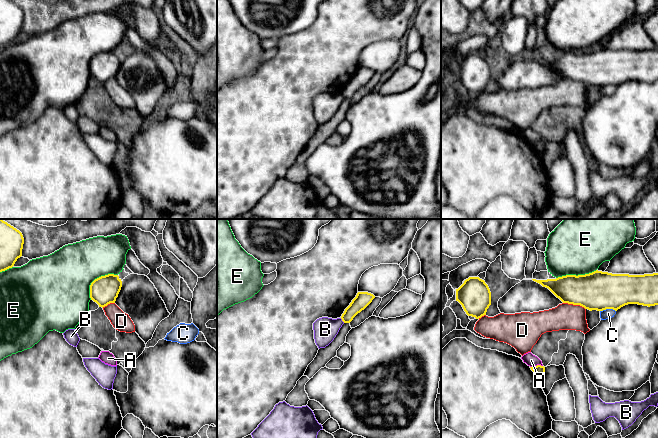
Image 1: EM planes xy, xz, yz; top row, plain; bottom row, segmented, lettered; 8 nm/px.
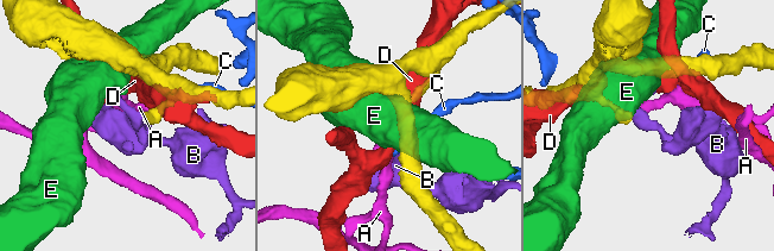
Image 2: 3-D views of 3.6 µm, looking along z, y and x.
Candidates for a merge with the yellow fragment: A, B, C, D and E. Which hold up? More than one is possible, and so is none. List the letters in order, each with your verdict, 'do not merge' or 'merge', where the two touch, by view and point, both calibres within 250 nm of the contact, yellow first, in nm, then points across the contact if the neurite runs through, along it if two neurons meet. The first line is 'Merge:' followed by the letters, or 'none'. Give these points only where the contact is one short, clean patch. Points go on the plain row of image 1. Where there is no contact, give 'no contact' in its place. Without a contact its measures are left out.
Merge: none
A: do not merge | yz (537, 141) | 90/100 nm | along yz (542, 141), (532, 141), (530, 143)
B: do not merge | xz (342, 96) | 120/190 nm | along xz (340, 94), (344, 98)
C: do not merge | yz (607, 84) | 300/80 nm
D: do not merge | yz (574, 80) | 300/220 nm
E: do not merge | xy (97, 54) | 220/420 nm

